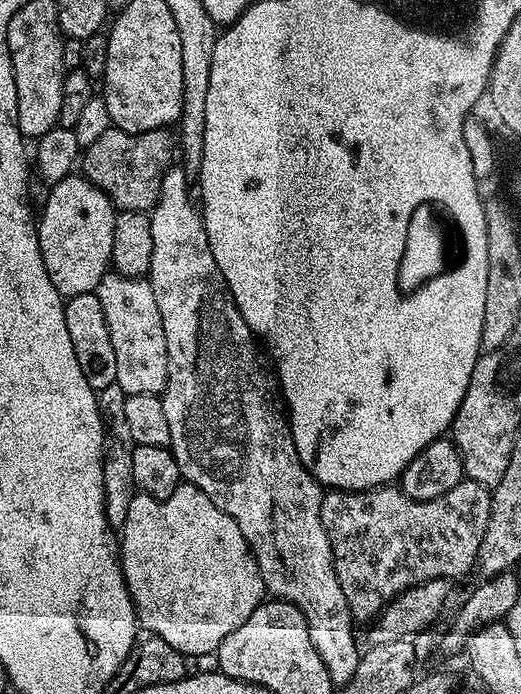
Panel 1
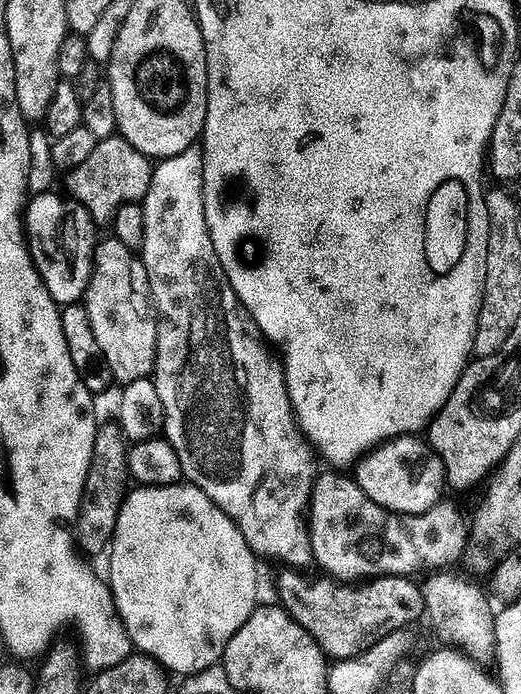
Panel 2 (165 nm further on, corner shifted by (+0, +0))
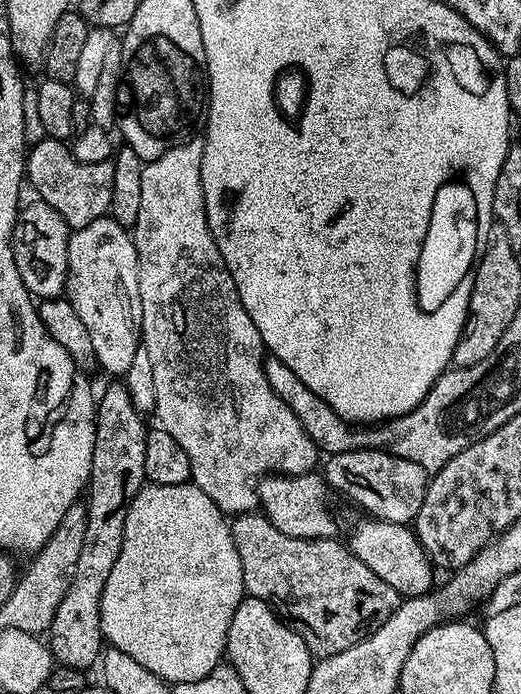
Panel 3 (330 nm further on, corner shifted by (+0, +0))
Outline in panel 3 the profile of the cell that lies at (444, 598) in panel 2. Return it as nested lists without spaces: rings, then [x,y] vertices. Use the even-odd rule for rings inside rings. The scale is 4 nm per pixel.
[[[363,518],[352,528],[352,533],[346,537],[348,549],[358,557],[382,582],[394,586],[404,598],[419,598],[433,591],[432,572],[434,565],[428,553],[425,552],[415,531],[407,524],[395,524],[385,520]]]

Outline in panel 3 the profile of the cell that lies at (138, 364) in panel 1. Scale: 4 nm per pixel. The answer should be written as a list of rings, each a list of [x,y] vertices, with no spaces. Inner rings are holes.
[[[111,218],[95,220],[90,226],[75,229],[69,238],[69,262],[66,299],[78,310],[78,318],[86,325],[94,346],[96,363],[101,369],[112,375],[112,378],[127,377],[134,362],[134,354],[142,347],[142,298],[138,290],[138,254],[135,239],[129,229]]]

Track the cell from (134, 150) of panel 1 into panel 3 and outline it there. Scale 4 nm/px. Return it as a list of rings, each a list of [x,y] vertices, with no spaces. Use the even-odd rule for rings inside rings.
[[[45,138],[27,149],[26,184],[37,192],[35,195],[40,202],[56,210],[69,228],[75,230],[82,226],[90,226],[90,222],[105,219],[109,215],[114,194],[114,166],[111,159],[102,162],[78,162],[72,156],[72,149],[65,141]]]

